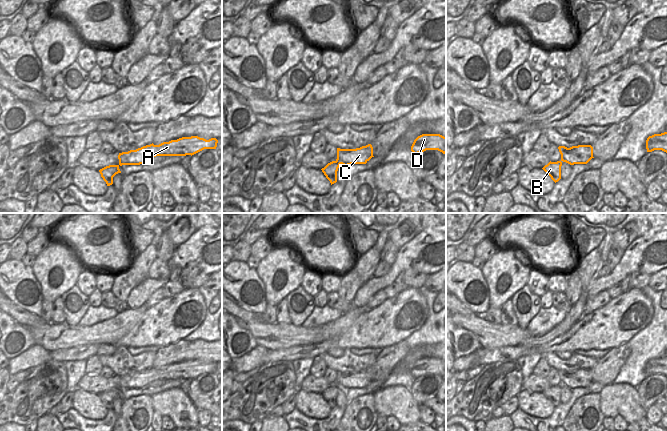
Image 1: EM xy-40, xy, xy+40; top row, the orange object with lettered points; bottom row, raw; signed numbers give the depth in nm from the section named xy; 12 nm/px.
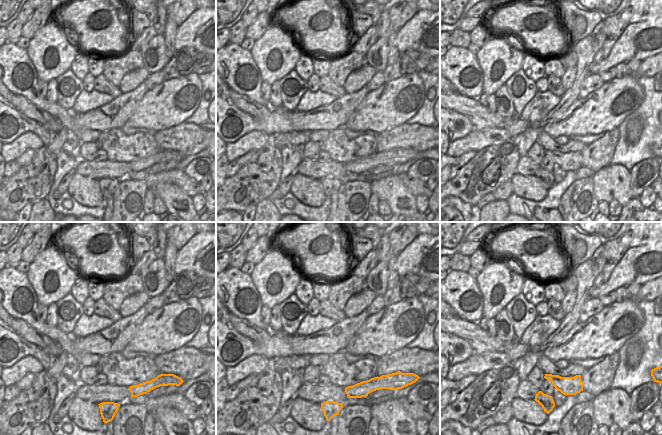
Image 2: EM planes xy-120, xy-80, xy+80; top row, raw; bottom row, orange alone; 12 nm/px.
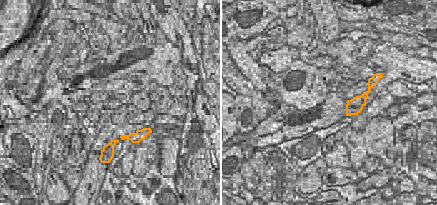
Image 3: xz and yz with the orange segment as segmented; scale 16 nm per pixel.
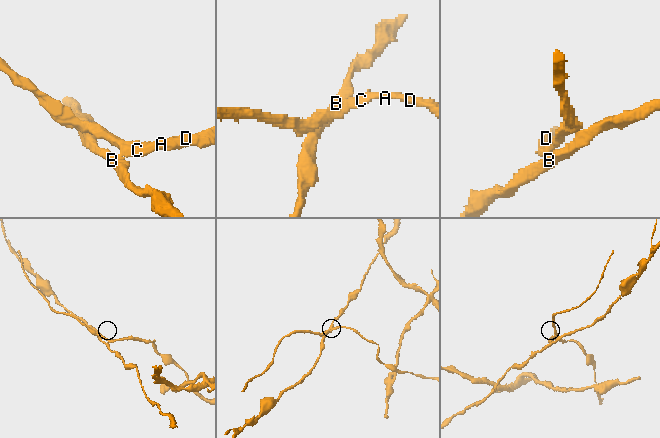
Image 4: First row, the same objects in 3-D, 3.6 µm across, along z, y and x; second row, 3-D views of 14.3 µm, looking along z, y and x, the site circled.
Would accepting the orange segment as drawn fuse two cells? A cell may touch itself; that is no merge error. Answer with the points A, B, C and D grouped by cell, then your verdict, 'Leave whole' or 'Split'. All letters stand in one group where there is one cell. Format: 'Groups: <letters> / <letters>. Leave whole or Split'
Groups: A C D / B. Split.

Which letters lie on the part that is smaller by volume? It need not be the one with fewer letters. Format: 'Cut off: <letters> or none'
Cut off: A, C, D

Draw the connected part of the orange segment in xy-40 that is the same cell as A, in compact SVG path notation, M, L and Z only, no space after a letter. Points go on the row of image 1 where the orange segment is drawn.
M198 136L182 137L159 145L152 143L136 150L119 153L119 165L140 165L156 156L192 156L204 149L216 149L217 143L216 138L206 140Z

